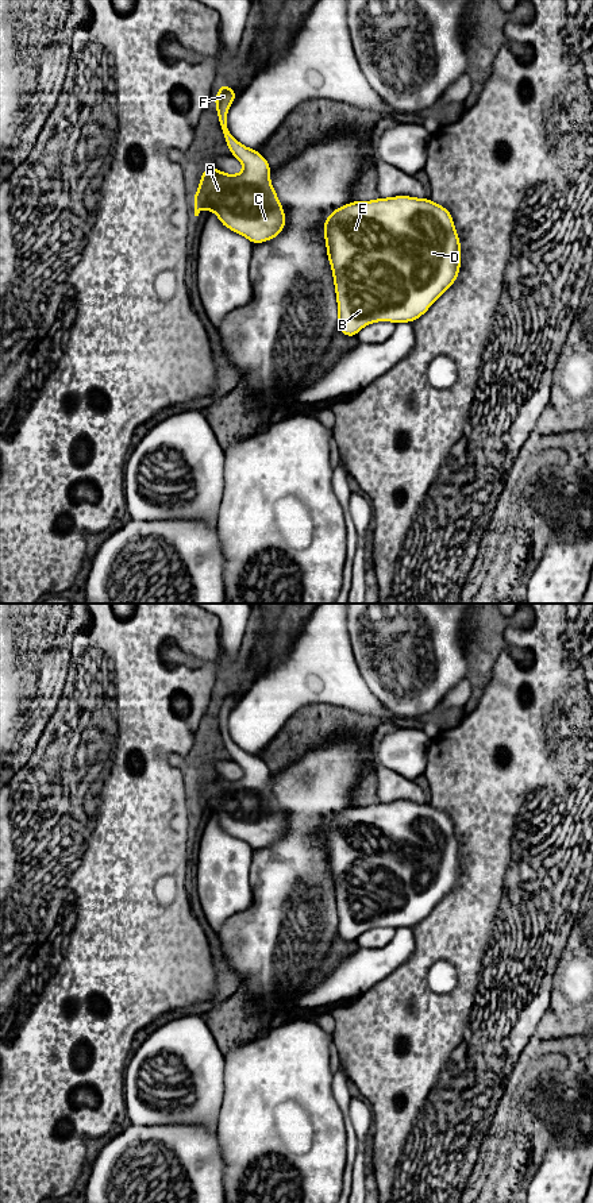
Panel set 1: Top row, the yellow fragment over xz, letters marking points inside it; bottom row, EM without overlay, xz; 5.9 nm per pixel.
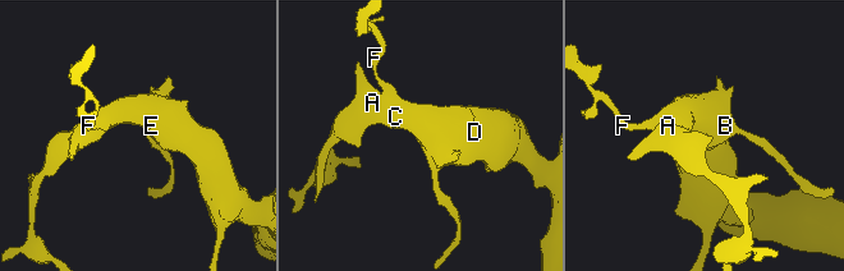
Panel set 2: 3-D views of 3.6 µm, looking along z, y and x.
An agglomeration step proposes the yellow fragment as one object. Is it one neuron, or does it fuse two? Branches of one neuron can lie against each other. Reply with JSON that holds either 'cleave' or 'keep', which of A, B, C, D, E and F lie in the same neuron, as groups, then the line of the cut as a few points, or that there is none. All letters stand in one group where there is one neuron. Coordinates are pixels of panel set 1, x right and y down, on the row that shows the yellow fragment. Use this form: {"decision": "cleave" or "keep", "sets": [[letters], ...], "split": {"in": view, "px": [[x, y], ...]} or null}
{"decision": "keep", "sets": [["A", "B", "C", "D", "E", "F"]], "split": null}

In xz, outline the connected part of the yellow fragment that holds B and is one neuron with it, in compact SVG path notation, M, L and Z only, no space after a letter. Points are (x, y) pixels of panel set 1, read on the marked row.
M380 197L353 201L336 208L323 223L327 257L338 304L338 328L349 338L370 323L413 323L458 279L461 240L450 211L428 198Z

